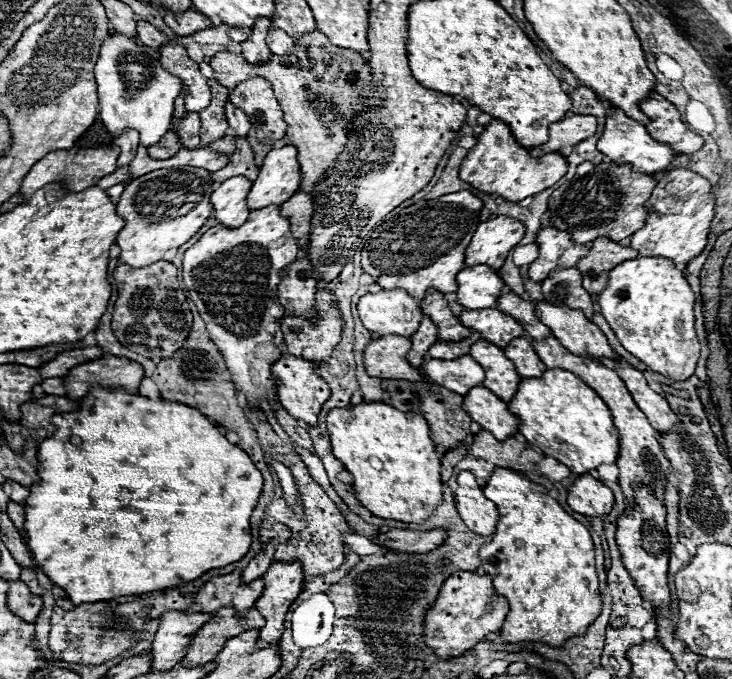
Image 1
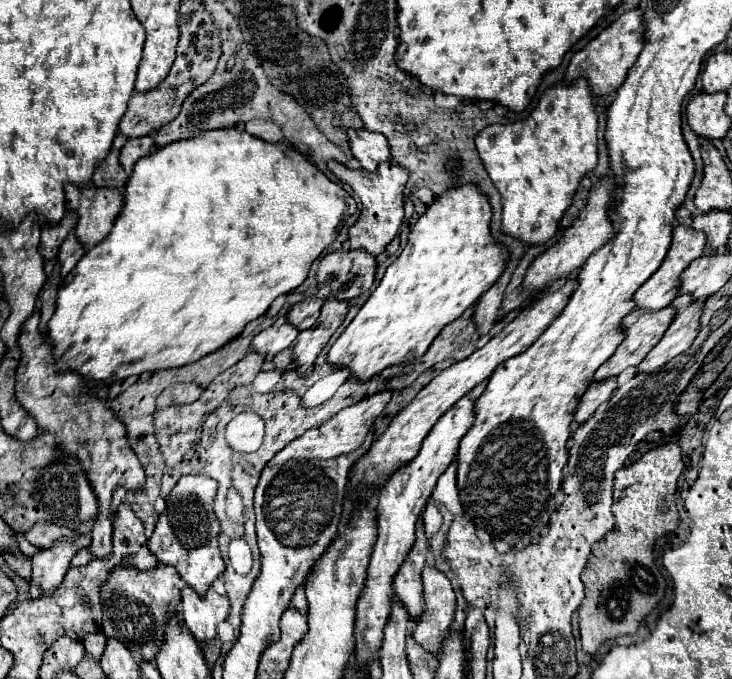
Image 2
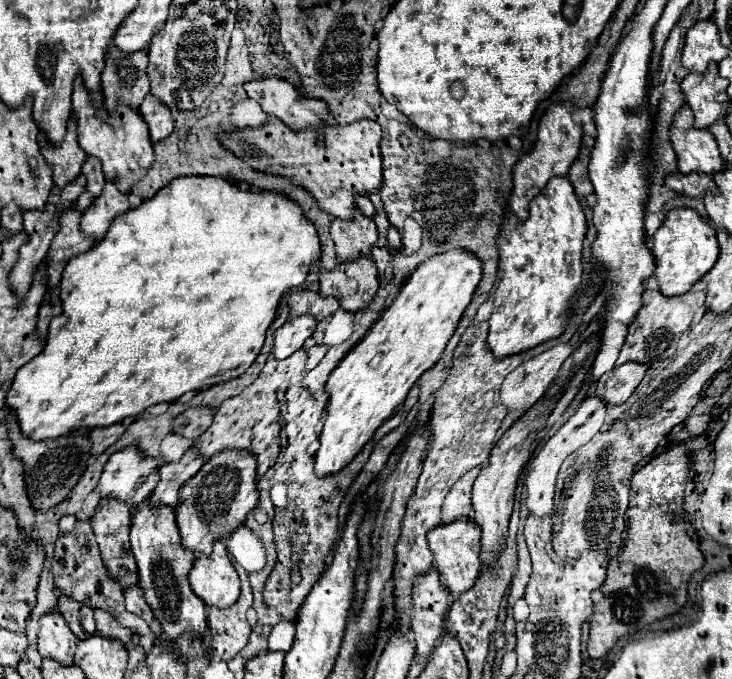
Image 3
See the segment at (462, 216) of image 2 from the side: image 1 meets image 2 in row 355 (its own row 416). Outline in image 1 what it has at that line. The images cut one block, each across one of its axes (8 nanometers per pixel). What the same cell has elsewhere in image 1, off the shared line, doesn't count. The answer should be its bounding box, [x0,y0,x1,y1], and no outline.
[326,402,442,524]

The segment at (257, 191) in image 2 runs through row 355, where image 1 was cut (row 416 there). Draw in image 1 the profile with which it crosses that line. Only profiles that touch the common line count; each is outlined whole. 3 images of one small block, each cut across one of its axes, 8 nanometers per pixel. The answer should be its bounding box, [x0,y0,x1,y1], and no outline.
[24,384,264,604]

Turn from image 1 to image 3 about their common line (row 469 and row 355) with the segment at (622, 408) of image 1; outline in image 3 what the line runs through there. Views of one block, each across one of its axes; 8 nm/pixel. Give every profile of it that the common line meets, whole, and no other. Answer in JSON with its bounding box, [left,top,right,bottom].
[616,290,704,366]

